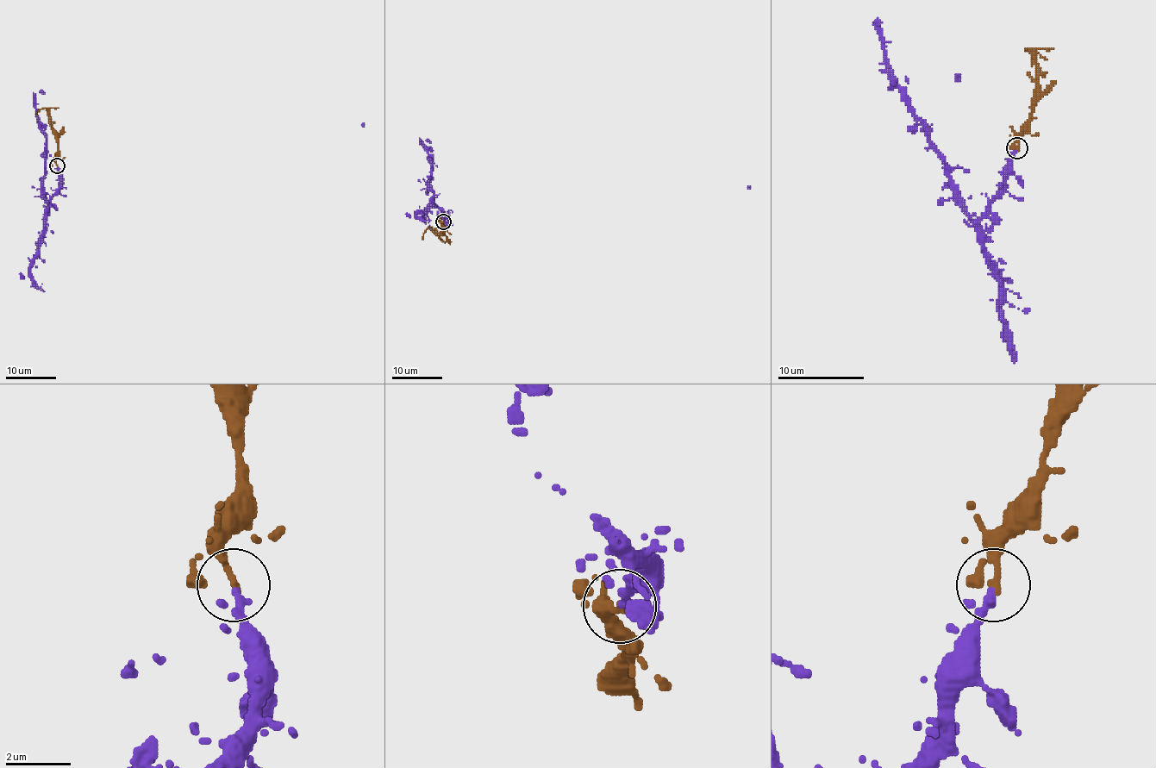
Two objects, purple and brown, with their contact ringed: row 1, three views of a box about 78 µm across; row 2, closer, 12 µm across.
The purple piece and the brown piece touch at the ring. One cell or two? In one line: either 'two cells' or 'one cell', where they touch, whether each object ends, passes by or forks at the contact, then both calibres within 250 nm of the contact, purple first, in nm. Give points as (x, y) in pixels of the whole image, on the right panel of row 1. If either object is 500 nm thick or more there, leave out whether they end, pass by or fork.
one cell | (1017, 147) | purple passes by | brown ends | 240/220 nm

